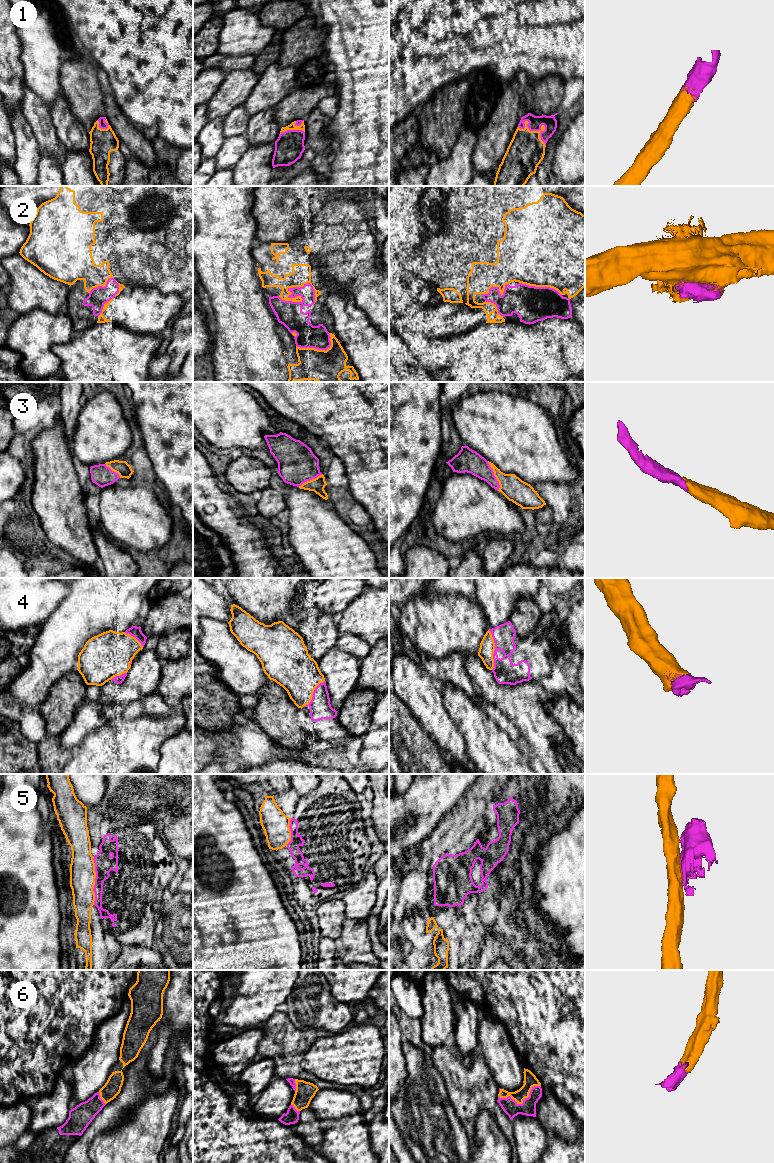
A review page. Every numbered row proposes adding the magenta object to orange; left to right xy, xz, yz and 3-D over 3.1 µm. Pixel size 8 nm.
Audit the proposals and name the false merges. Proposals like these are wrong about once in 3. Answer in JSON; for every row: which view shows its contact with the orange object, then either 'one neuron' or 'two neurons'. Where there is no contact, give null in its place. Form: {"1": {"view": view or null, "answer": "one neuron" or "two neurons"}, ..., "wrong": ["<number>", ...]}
{"1": {"view": "yz", "answer": "one neuron"}, "2": {"view": "xz", "answer": "two neurons"}, "3": {"view": "yz", "answer": "one neuron"}, "4": {"view": "yz", "answer": "one neuron"}, "5": {"view": "xy", "answer": "two neurons"}, "6": {"view": "yz", "answer": "one neuron"}, "wrong": ["2", "5"]}

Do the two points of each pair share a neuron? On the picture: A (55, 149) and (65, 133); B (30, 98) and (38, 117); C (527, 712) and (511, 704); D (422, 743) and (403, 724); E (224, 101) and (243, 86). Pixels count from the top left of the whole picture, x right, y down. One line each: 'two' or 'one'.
A: two
B: one
C: one
D: one
E: one

